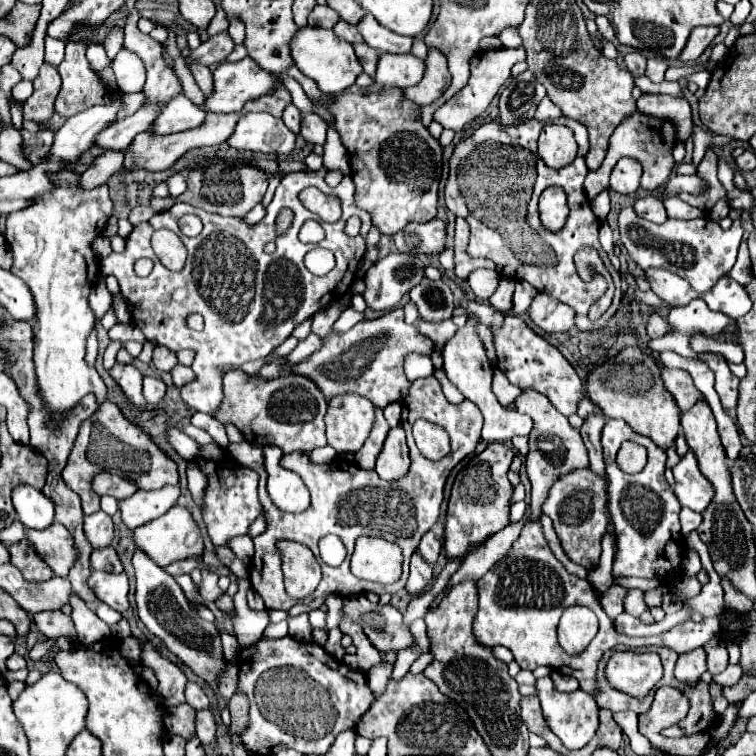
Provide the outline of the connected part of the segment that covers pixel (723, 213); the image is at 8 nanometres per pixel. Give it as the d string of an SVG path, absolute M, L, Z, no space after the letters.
M722 198L715 206L710 210L709 217L711 220L718 222L720 219L723 219L728 216L730 211L730 206L728 203L728 199Z

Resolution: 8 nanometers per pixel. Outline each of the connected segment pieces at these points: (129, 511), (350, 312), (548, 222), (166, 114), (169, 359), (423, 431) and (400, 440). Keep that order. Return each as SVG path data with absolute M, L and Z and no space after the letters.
M179 485L161 487L155 491L139 489L129 499L119 501L119 511L121 511L123 523L129 529L141 527L141 525L161 517L169 507L173 507L177 503L177 497L179 497Z
M345 309L343 311L343 315L337 319L337 323L335 323L335 331L349 331L355 323L359 323L359 321L363 321L365 319L365 313L359 313L359 311L355 311L355 309Z
M558 186L545 189L539 199L539 211L543 225L553 233L557 233L565 225L565 219L569 215L565 191Z
M179 95L179 97L171 99L171 103L157 117L157 121L151 127L151 133L169 135L169 133L195 129L203 123L203 119L205 119L205 111L201 111L197 105L193 105L185 95Z
M155 347L155 351L153 351L153 365L155 365L157 371L169 373L177 365L177 357L175 357L173 351L169 351L165 347Z
M419 419L413 425L413 437L423 457L431 461L439 461L449 453L449 435L441 427L431 425L429 421Z
M395 427L389 431L389 437L383 445L383 451L377 457L377 475L385 481L395 481L409 471L409 449L405 443L403 427Z

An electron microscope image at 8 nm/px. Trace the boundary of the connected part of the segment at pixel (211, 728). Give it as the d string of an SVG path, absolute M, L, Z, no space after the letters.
M197 711L197 723L195 723L197 737L207 745L215 739L215 719L211 711Z

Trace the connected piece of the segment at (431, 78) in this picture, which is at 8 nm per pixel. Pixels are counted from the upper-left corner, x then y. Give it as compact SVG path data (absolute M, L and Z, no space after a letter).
M429 49L429 57L427 57L425 65L427 65L425 77L415 87L405 89L405 97L419 105L433 103L451 85L451 75L447 71L447 59L441 51Z

